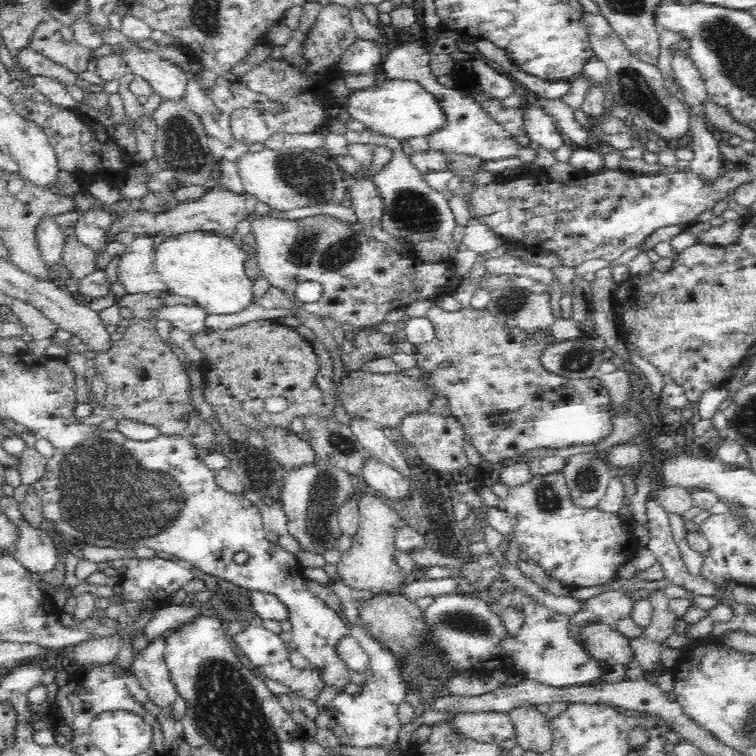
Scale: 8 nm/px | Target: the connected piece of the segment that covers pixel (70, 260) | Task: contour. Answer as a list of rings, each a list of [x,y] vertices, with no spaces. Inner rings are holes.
[[[76,235],[65,238],[61,262],[74,278],[82,278],[96,268],[96,251],[80,242]]]

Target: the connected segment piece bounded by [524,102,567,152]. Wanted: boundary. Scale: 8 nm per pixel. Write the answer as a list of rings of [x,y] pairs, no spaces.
[[[534,102],[528,103],[526,108],[524,129],[534,144],[546,148],[548,152],[556,152],[560,146],[567,143],[562,132],[554,124],[554,118],[543,108],[535,106]]]

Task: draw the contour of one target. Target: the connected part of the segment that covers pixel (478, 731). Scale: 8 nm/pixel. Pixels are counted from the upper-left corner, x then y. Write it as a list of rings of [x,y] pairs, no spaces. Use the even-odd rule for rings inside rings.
[[[472,712],[458,714],[450,719],[458,731],[478,742],[499,744],[515,737],[513,720],[509,713]]]

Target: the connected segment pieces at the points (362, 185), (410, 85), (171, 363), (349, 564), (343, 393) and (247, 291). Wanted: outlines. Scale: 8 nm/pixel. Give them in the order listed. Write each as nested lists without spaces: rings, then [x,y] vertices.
[[[355,177],[351,179],[348,191],[358,222],[367,227],[380,224],[384,212],[384,199],[376,183],[370,179]]]
[[[385,79],[366,90],[352,90],[348,103],[341,106],[348,110],[354,119],[360,121],[369,130],[394,139],[409,139],[430,136],[440,132],[448,124],[446,111],[440,105],[436,95],[427,91],[419,82],[408,79]]]
[[[132,318],[126,332],[120,340],[115,342],[113,348],[108,353],[97,354],[94,358],[94,367],[108,385],[103,398],[103,406],[107,415],[118,421],[126,419],[158,427],[161,434],[189,439],[190,443],[198,449],[210,448],[210,446],[218,444],[213,427],[210,427],[210,424],[202,418],[193,400],[190,399],[191,380],[185,372],[184,364],[159,336],[152,321]]]
[[[364,493],[358,500],[359,525],[356,534],[352,537],[350,550],[342,552],[338,562],[335,564],[342,582],[351,590],[370,591],[372,593],[397,592],[402,586],[406,586],[410,579],[400,565],[396,563],[396,552],[394,538],[398,530],[406,528],[408,523],[400,517],[398,511],[394,510],[384,498]]]
[[[360,368],[349,369],[341,378],[333,395],[342,400],[345,412],[352,417],[374,421],[378,427],[398,428],[402,418],[412,411],[426,411],[431,406],[432,394],[424,381],[414,380],[403,373],[371,374]]]
[[[188,231],[160,238],[154,250],[153,267],[172,294],[190,298],[208,315],[240,314],[256,304],[254,282],[248,278],[244,262],[249,259],[232,237],[210,231]]]

